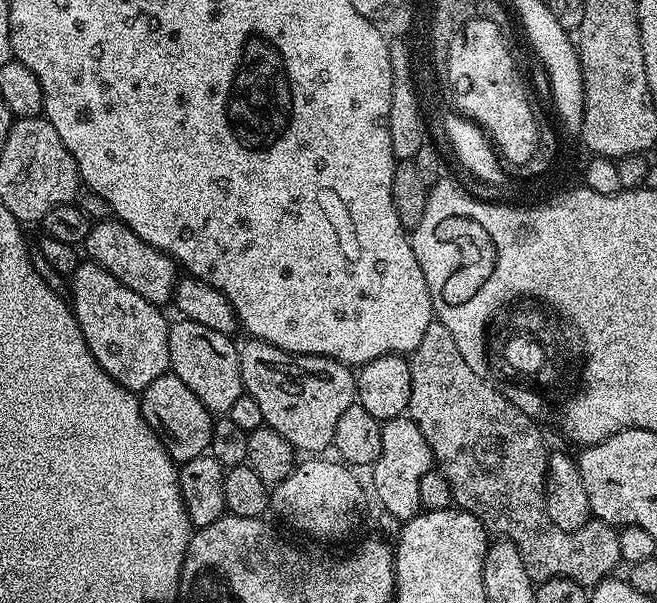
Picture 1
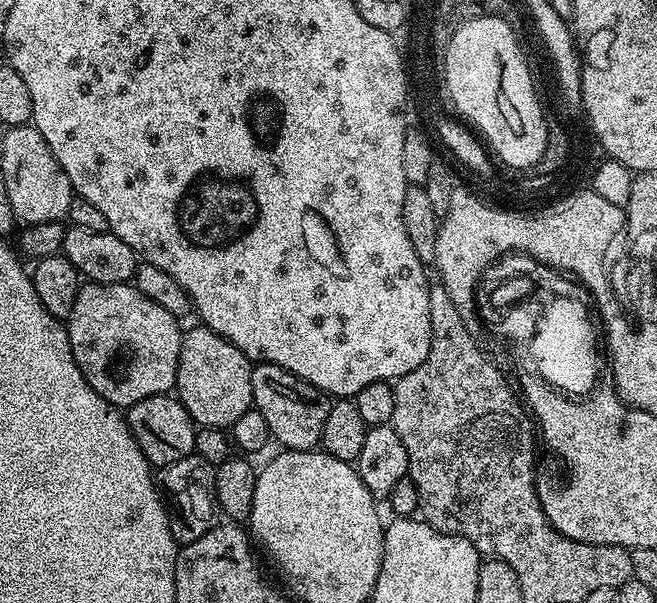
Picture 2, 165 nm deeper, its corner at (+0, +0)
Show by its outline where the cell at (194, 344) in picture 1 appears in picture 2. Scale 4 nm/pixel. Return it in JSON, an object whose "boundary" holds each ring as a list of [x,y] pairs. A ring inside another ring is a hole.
{"boundary":[[[195,326],[183,333],[178,354],[178,374],[176,375],[175,395],[186,406],[190,418],[201,428],[231,429],[242,414],[253,407],[250,378],[253,361],[238,350],[226,338],[214,330]]]}

